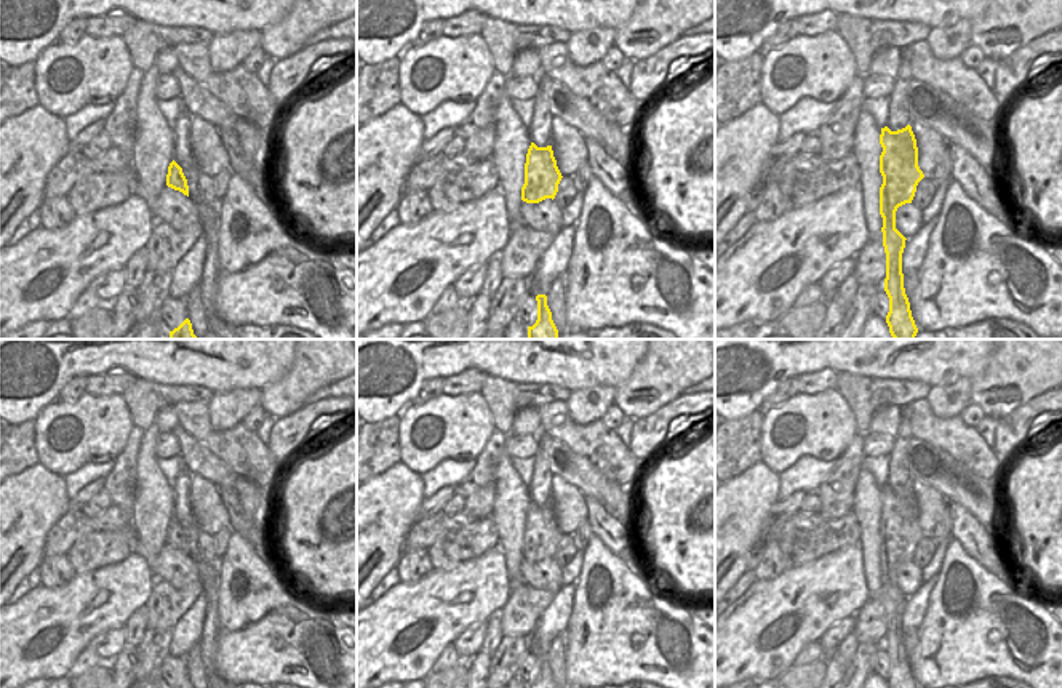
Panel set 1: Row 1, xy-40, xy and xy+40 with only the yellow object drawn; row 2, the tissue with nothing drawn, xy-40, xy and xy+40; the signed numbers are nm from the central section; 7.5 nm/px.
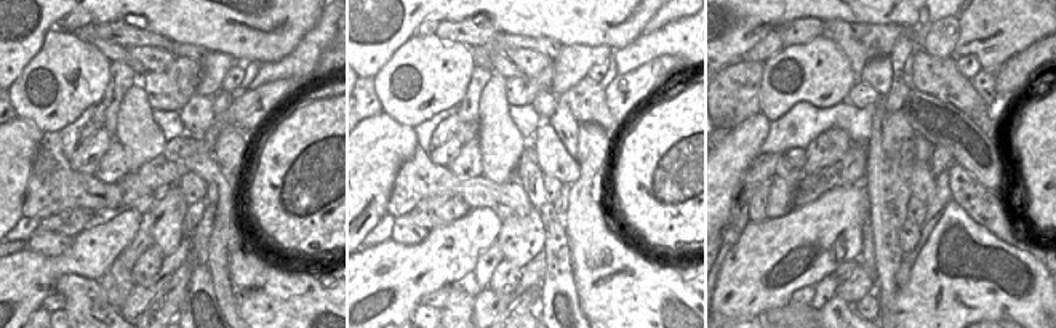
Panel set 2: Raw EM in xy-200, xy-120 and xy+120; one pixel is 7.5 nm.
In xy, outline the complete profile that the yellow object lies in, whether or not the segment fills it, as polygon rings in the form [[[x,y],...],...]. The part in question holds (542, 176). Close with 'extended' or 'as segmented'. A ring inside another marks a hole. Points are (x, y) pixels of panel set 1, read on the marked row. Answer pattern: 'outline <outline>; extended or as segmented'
outline [[[531,142],[526,154],[521,200],[526,203],[539,203],[545,198],[553,200],[561,178],[552,146],[537,147]]]; as segmented

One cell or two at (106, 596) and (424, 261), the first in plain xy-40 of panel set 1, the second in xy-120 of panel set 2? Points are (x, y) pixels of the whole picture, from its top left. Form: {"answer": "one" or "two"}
{"answer": "one"}

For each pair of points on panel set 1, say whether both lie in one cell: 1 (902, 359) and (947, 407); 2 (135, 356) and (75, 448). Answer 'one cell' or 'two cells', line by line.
1: two cells
2: two cells

